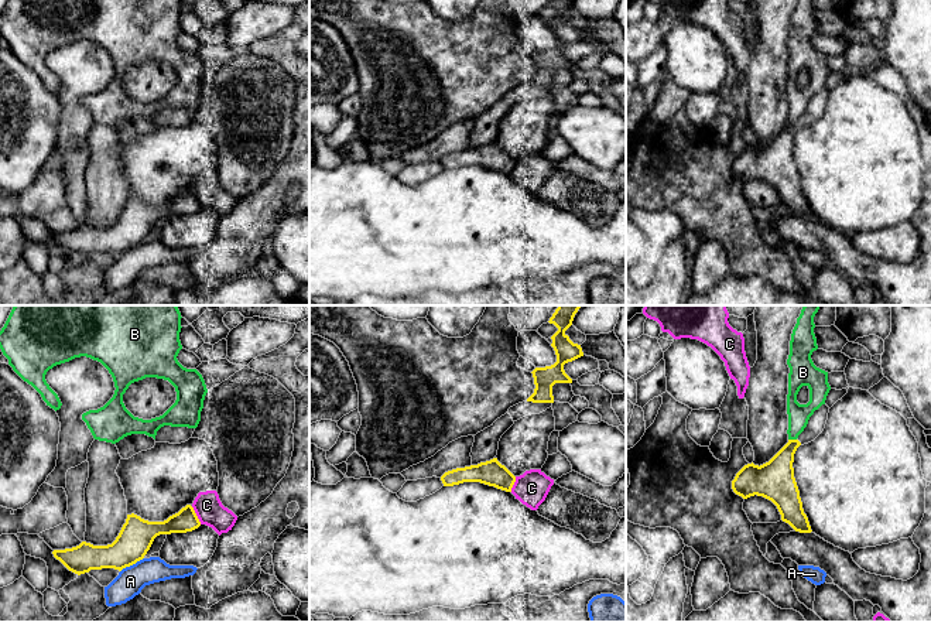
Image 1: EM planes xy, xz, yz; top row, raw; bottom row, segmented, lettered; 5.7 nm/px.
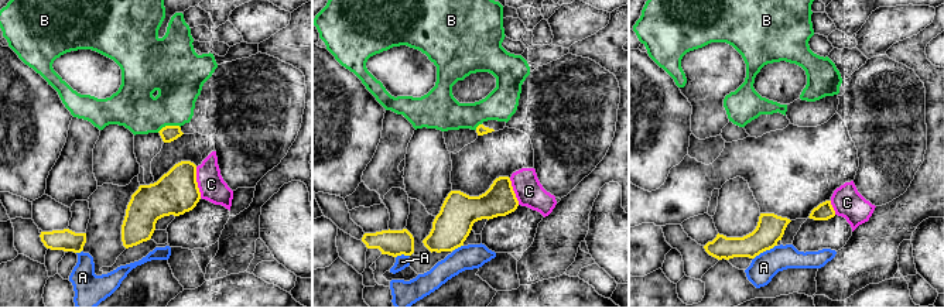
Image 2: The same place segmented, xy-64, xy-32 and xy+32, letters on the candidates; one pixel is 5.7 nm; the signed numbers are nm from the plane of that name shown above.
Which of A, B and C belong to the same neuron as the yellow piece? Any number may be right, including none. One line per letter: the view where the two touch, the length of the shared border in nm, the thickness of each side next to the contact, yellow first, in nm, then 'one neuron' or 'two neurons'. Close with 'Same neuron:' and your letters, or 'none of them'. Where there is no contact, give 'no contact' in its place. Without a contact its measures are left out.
A: xy | 160 nm | 190/160 nm | two neurons
B: yz | 50 nm | 220/130 nm | two neurons
C: xy | 120 nm | 130/160 nm | two neurons
Same neuron: none of them

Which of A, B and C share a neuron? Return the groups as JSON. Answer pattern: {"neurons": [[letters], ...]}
{"neurons": [["A"], ["B"], ["C"]]}

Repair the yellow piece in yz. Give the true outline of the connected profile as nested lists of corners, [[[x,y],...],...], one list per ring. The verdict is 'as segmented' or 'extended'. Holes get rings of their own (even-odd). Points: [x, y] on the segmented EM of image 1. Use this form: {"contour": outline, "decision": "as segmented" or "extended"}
{"contour": [[[788,440],[769,462],[760,466],[753,462],[745,465],[732,481],[732,489],[743,499],[757,495],[771,500],[783,522],[795,532],[811,533],[793,468],[794,454],[800,445],[798,440]]], "decision": "as segmented"}

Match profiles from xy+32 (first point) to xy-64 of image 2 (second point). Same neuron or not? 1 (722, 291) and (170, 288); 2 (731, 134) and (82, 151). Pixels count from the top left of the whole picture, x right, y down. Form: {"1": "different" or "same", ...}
{"1": "different", "2": "different"}

